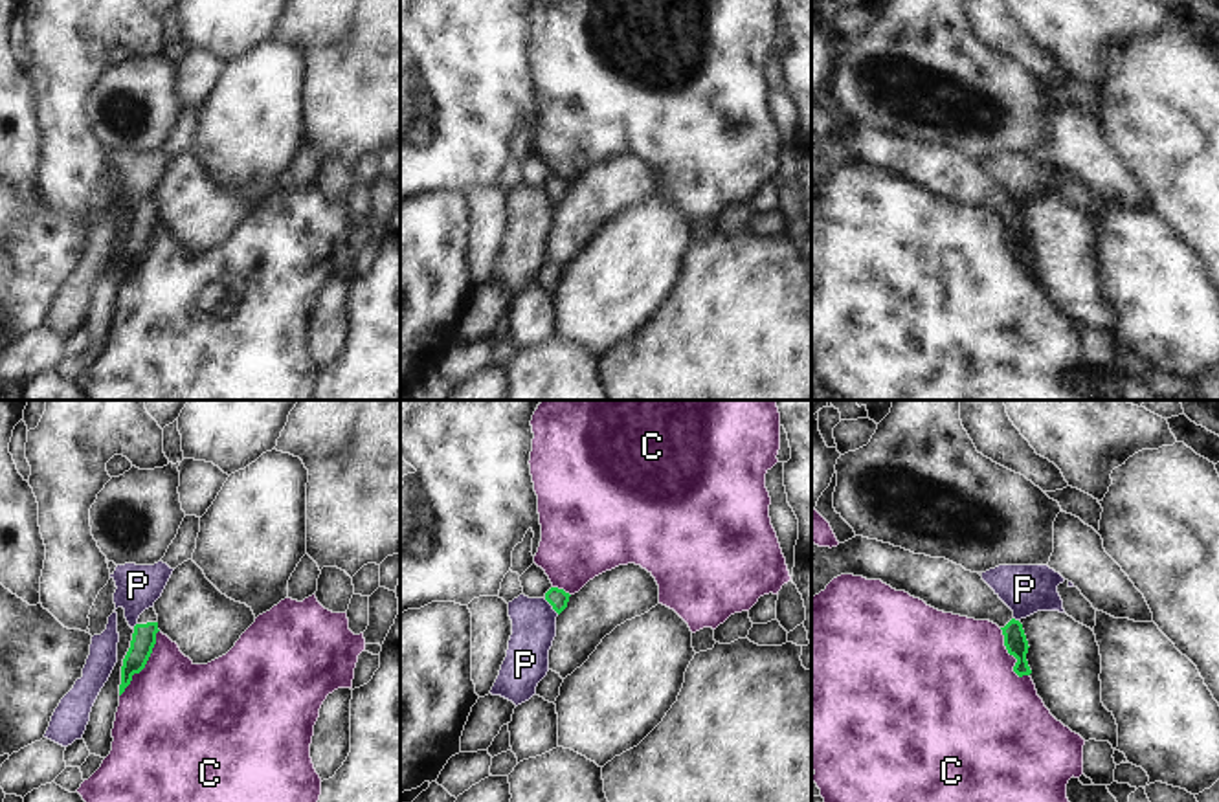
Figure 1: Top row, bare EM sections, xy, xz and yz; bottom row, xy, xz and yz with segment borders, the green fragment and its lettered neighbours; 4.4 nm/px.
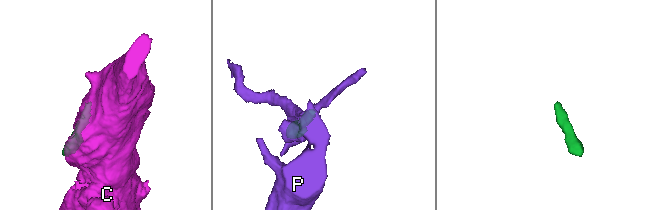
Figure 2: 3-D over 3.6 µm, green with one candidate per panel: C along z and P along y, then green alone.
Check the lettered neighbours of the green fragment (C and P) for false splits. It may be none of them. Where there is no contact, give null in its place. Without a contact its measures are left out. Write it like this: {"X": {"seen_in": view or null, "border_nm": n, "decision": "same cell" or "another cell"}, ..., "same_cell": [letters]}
{"C": {"seen_in": "xy", "border_nm": 340, "decision": "another cell"}, "P": {"seen_in": "xz", "border_nm": 100, "decision": "another cell"}, "same_cell": []}

